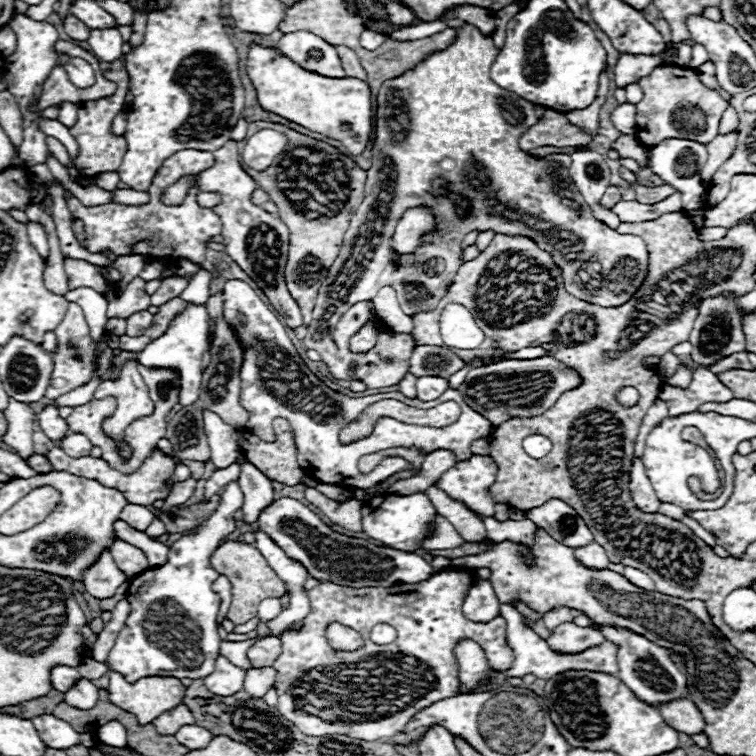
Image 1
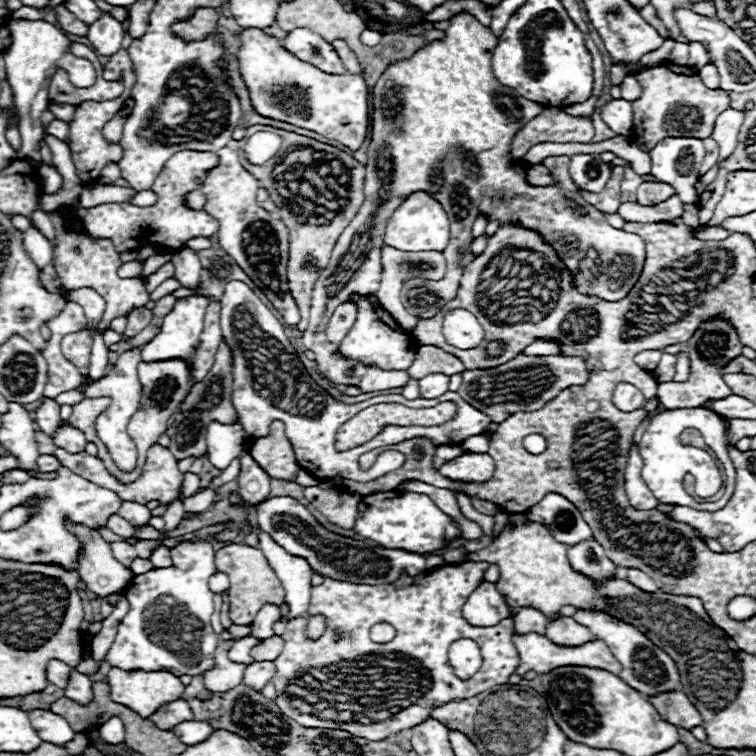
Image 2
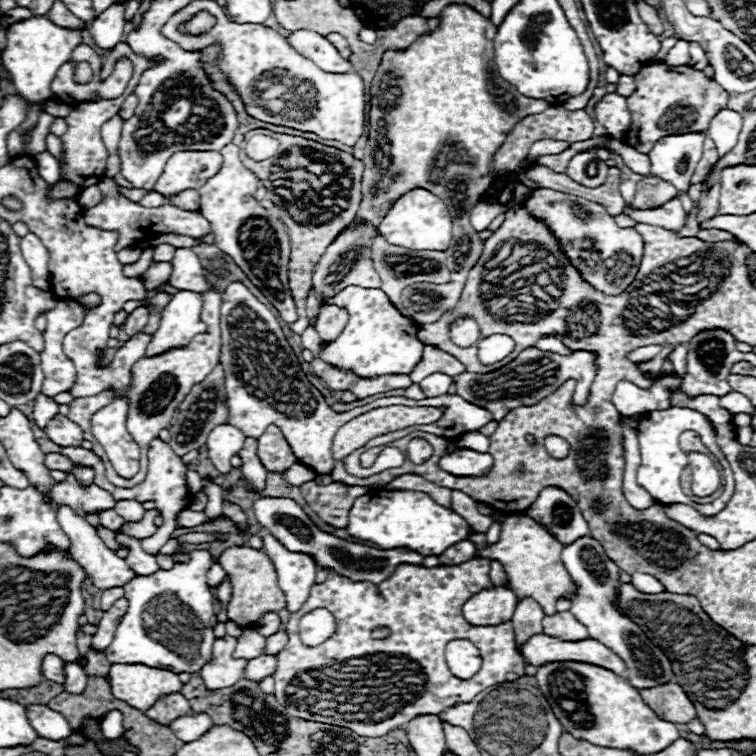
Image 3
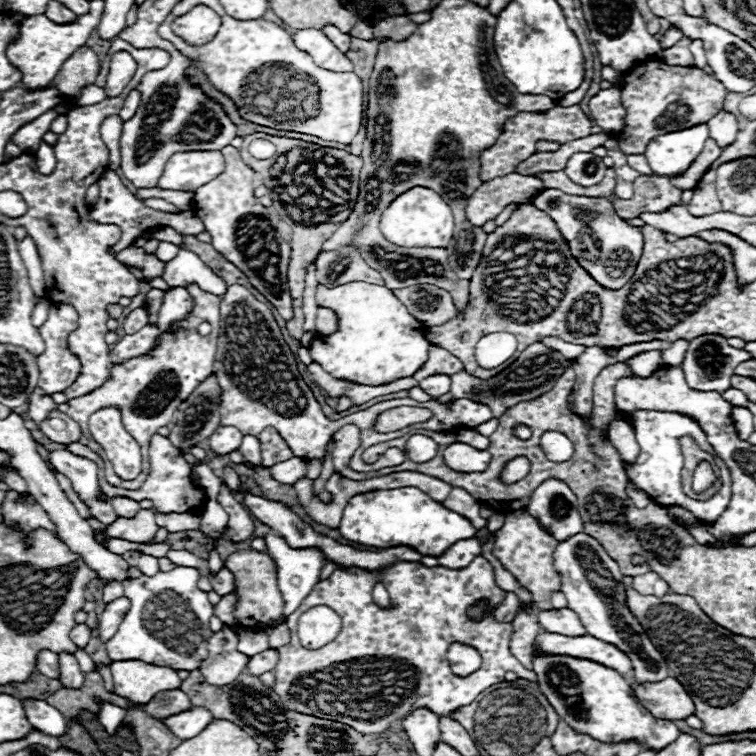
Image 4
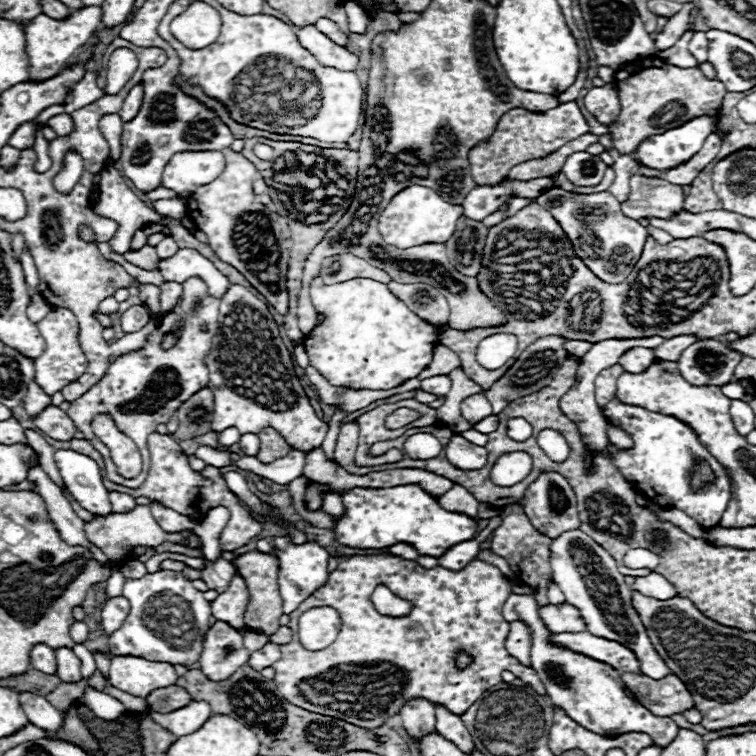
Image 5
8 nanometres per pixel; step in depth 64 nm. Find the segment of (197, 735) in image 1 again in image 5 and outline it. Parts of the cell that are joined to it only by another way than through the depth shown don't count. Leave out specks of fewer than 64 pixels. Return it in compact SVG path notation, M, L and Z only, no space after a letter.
M192 700L190 704L186 704L184 708L178 708L178 710L172 710L172 712L152 712L148 710L150 718L164 726L166 730L174 732L176 736L184 736L186 732L194 732L194 728L200 728L202 722L206 722L212 714L212 708L208 702L204 700Z

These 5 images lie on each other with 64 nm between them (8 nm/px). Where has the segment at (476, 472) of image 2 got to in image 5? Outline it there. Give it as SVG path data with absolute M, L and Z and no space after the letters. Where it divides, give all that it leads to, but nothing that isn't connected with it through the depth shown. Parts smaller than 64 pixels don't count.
M452 434L448 446L444 448L446 458L450 460L450 464L454 464L456 468L470 468L470 470L478 470L486 464L488 460L488 452L482 446L476 446L472 442L468 442L466 438L462 438L460 434Z

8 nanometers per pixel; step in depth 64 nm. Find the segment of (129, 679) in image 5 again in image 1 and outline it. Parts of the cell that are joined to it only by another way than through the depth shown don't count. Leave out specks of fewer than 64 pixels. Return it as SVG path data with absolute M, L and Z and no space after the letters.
M110 670L110 702L134 712L140 724L148 724L154 716L174 708L184 698L184 686L178 678L172 676L144 676L136 682L124 680L116 670Z

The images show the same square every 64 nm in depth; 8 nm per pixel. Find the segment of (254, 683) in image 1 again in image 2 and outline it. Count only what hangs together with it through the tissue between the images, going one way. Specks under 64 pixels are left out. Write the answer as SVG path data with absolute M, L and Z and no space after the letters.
M252 662L248 664L246 672L244 672L244 684L250 684L250 688L258 688L258 692L264 688L264 684L268 680L274 678L274 672L276 672L276 666L274 662Z

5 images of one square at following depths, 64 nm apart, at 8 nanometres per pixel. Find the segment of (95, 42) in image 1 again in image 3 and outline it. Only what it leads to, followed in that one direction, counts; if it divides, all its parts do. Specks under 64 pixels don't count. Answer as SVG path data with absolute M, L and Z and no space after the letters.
M108 6L102 16L98 16L98 20L94 20L94 24L88 28L94 42L100 48L114 48L124 32L124 8L120 6Z

